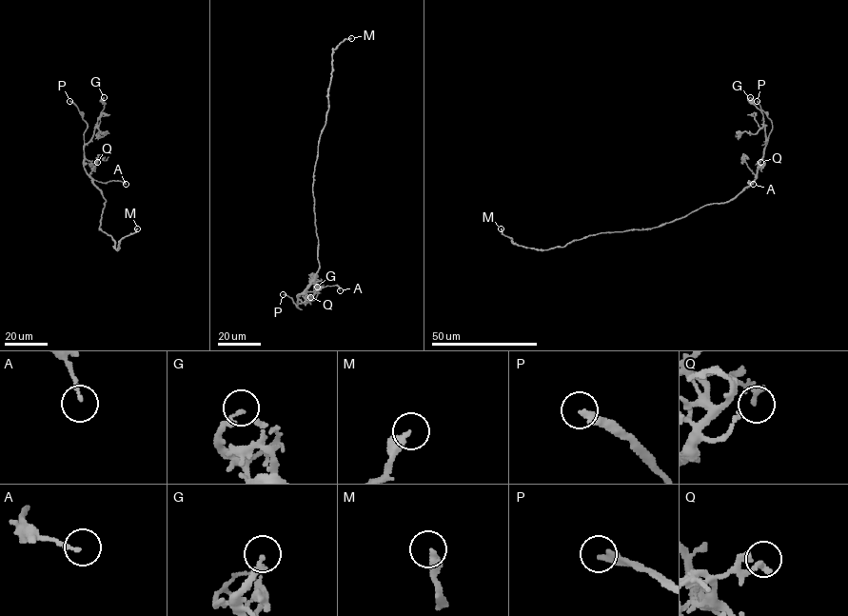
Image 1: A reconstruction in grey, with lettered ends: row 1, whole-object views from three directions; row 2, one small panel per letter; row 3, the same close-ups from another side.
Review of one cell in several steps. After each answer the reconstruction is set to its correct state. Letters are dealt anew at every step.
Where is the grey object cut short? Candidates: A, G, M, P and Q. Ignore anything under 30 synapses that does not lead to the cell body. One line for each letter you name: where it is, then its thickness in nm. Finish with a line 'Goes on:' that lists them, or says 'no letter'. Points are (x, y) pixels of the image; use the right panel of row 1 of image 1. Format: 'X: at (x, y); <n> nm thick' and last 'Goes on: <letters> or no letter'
M: at (501, 228); 320 nm thick
P: at (757, 101); 340 nm thick
Goes on: M, P

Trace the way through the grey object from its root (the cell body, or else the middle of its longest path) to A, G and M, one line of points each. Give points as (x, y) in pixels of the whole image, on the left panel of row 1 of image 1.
A: (100, 220), (105, 200), (93, 180), (119, 180), (126, 184)
G: (100, 220), (105, 200), (84, 167), (84, 148), (91, 138), (104, 108), (104, 97)
M: (100, 220), (100, 229), (112, 237), (117, 250), (119, 241), (137, 228)

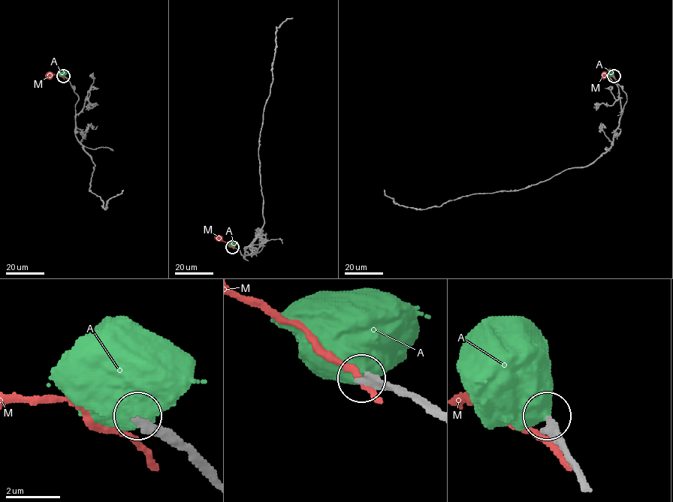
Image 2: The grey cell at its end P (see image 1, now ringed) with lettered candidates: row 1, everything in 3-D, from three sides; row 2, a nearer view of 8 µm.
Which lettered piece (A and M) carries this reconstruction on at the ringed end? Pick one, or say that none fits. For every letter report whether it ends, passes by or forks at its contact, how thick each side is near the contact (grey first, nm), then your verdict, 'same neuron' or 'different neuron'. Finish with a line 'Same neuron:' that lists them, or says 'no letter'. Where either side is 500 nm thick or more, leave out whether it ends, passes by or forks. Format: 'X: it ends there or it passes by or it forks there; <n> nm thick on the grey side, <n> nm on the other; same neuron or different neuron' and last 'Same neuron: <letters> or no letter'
A: 360 nm thick on the grey side, 800 nm on the other; same neuron
M: it passes by; 360 nm thick on the grey side, 220 nm on the other; different neuron
Same neuron: A

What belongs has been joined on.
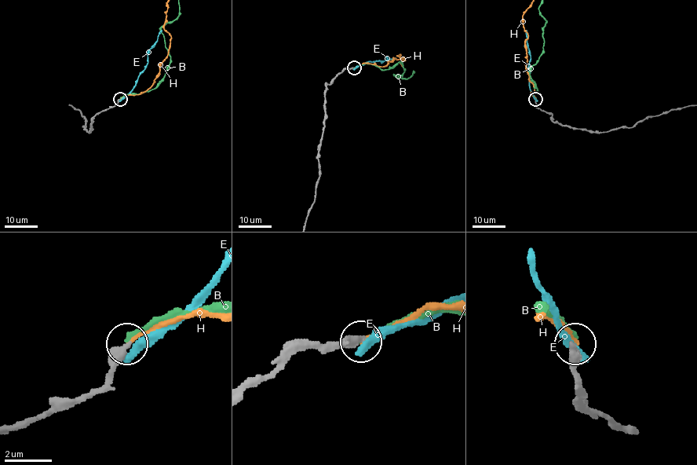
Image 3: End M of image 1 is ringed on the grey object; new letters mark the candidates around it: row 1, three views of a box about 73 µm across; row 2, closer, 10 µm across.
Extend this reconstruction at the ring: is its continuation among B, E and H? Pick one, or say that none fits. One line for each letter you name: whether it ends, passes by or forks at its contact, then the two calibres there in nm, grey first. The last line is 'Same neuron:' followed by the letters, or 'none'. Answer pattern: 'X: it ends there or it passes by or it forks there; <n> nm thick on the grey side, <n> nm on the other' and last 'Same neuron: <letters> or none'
H: it ends there; 400 nm thick on the grey side, 160 nm on the other
Same neuron: H

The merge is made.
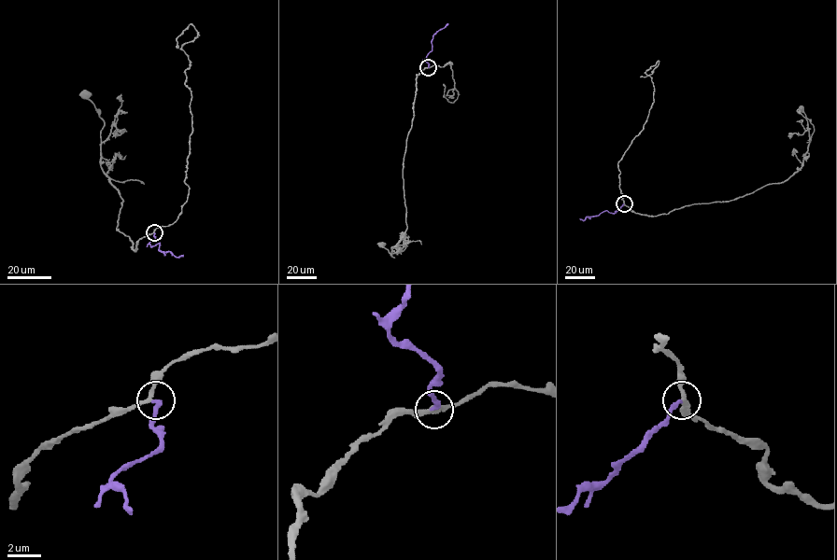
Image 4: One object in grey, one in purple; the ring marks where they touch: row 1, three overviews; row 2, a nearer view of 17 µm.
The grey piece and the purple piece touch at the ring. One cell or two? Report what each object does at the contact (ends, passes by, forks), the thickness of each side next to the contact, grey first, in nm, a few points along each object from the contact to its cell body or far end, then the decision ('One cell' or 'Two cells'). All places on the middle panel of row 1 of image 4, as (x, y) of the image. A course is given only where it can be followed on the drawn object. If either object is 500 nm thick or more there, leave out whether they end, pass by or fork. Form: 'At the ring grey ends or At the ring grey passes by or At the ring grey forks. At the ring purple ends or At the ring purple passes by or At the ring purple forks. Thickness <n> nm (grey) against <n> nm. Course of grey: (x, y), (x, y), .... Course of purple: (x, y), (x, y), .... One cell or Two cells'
At the ring grey passes by. At the ring purple ends. Thickness 200 nm (grey) against 260 nm. Course of grey: (428, 67), (417, 75), (413, 117), (404, 158), (406, 230), (397, 245), (391, 247), (394, 258), (381, 244). Course of purple: (428, 67), (424, 60), (432, 50), (432, 35), (448, 23). One cell

